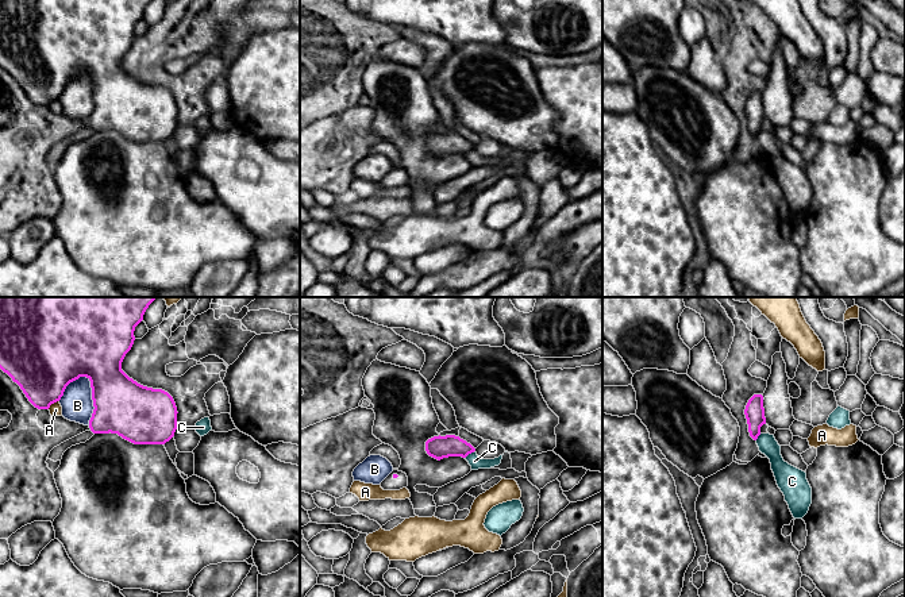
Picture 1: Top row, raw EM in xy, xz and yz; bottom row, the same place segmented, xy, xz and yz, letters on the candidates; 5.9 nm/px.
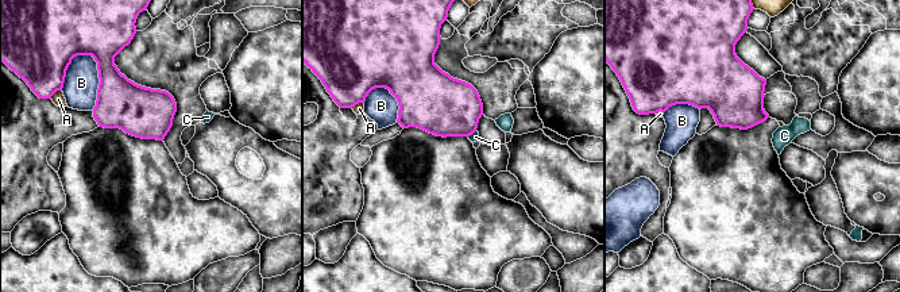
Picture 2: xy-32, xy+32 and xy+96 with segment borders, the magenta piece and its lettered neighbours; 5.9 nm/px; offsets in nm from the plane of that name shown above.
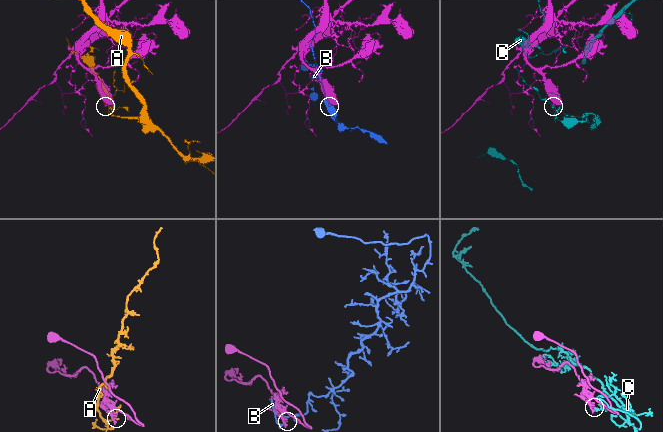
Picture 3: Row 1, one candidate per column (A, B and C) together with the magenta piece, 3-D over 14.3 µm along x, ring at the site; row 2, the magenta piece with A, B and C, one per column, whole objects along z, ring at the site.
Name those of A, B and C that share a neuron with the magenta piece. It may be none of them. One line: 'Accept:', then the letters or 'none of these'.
Accept: none of these

